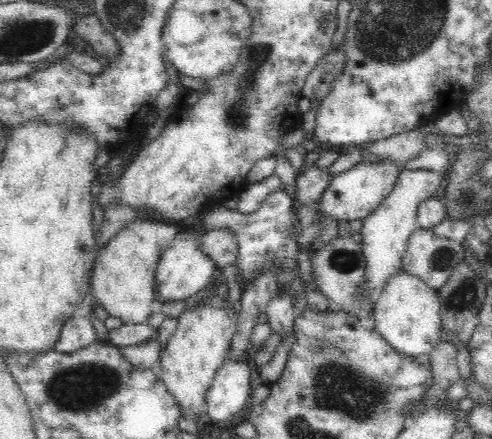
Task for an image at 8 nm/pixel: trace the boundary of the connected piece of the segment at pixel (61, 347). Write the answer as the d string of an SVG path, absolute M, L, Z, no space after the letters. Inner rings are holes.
M71 316L63 325L53 344L56 352L71 353L97 340L95 328L89 316Z

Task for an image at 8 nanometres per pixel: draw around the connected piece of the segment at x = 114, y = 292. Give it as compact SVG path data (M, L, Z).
M136 217L99 248L91 274L90 293L109 316L119 318L124 323L147 324L152 314L151 306L156 300L156 268L177 233L177 226L167 220L157 222Z

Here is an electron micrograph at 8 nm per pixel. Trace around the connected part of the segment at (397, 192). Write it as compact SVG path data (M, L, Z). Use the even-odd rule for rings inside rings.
M404 169L398 173L396 184L390 194L381 202L380 206L370 212L363 219L363 228L360 234L363 237L361 250L366 261L365 282L363 290L369 294L369 298L376 302L377 296L384 290L383 286L390 276L398 274L402 267L402 256L406 251L410 236L418 229L417 212L418 204L430 196L436 195L442 179L440 173L426 169Z

